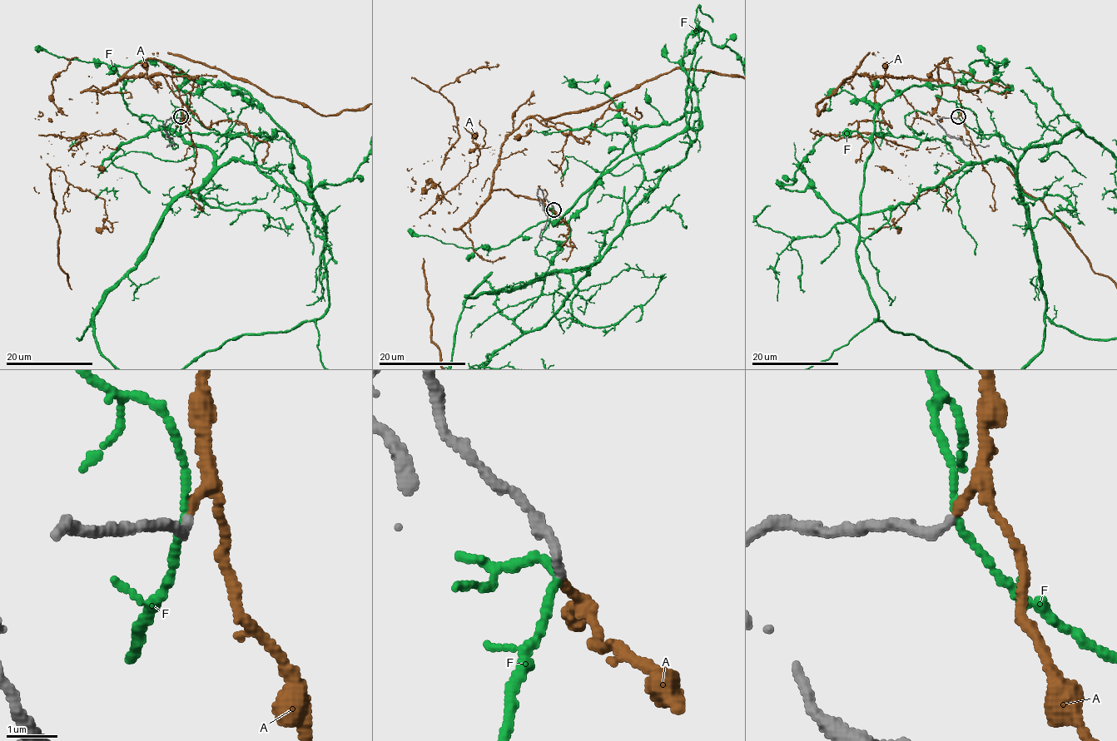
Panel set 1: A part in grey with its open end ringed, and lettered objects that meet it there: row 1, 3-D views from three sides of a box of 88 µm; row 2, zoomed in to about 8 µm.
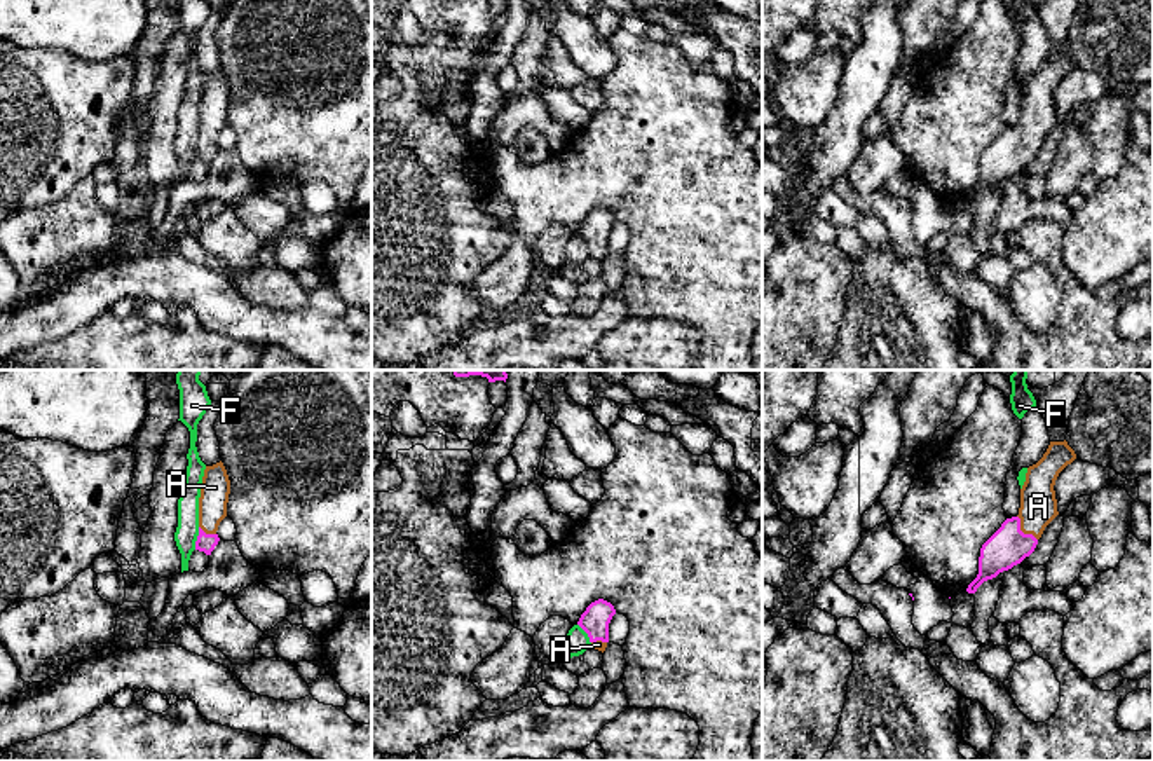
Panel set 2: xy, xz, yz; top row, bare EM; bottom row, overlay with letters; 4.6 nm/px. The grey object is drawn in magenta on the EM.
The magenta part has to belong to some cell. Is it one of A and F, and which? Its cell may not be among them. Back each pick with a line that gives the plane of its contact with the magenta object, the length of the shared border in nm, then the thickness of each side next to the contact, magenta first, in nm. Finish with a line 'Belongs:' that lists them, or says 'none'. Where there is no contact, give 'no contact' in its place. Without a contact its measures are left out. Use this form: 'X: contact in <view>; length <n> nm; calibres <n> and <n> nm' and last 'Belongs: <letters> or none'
A: contact in yz; length 150 nm; calibres 180 and 180 nm
Belongs: A

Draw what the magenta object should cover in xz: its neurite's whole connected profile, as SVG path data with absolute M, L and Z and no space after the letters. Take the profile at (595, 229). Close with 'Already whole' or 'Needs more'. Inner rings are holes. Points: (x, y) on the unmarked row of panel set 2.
M598 208L581 223L577 234L588 243L591 257L605 260L609 251L609 232L616 218L611 211Z. Needs more

